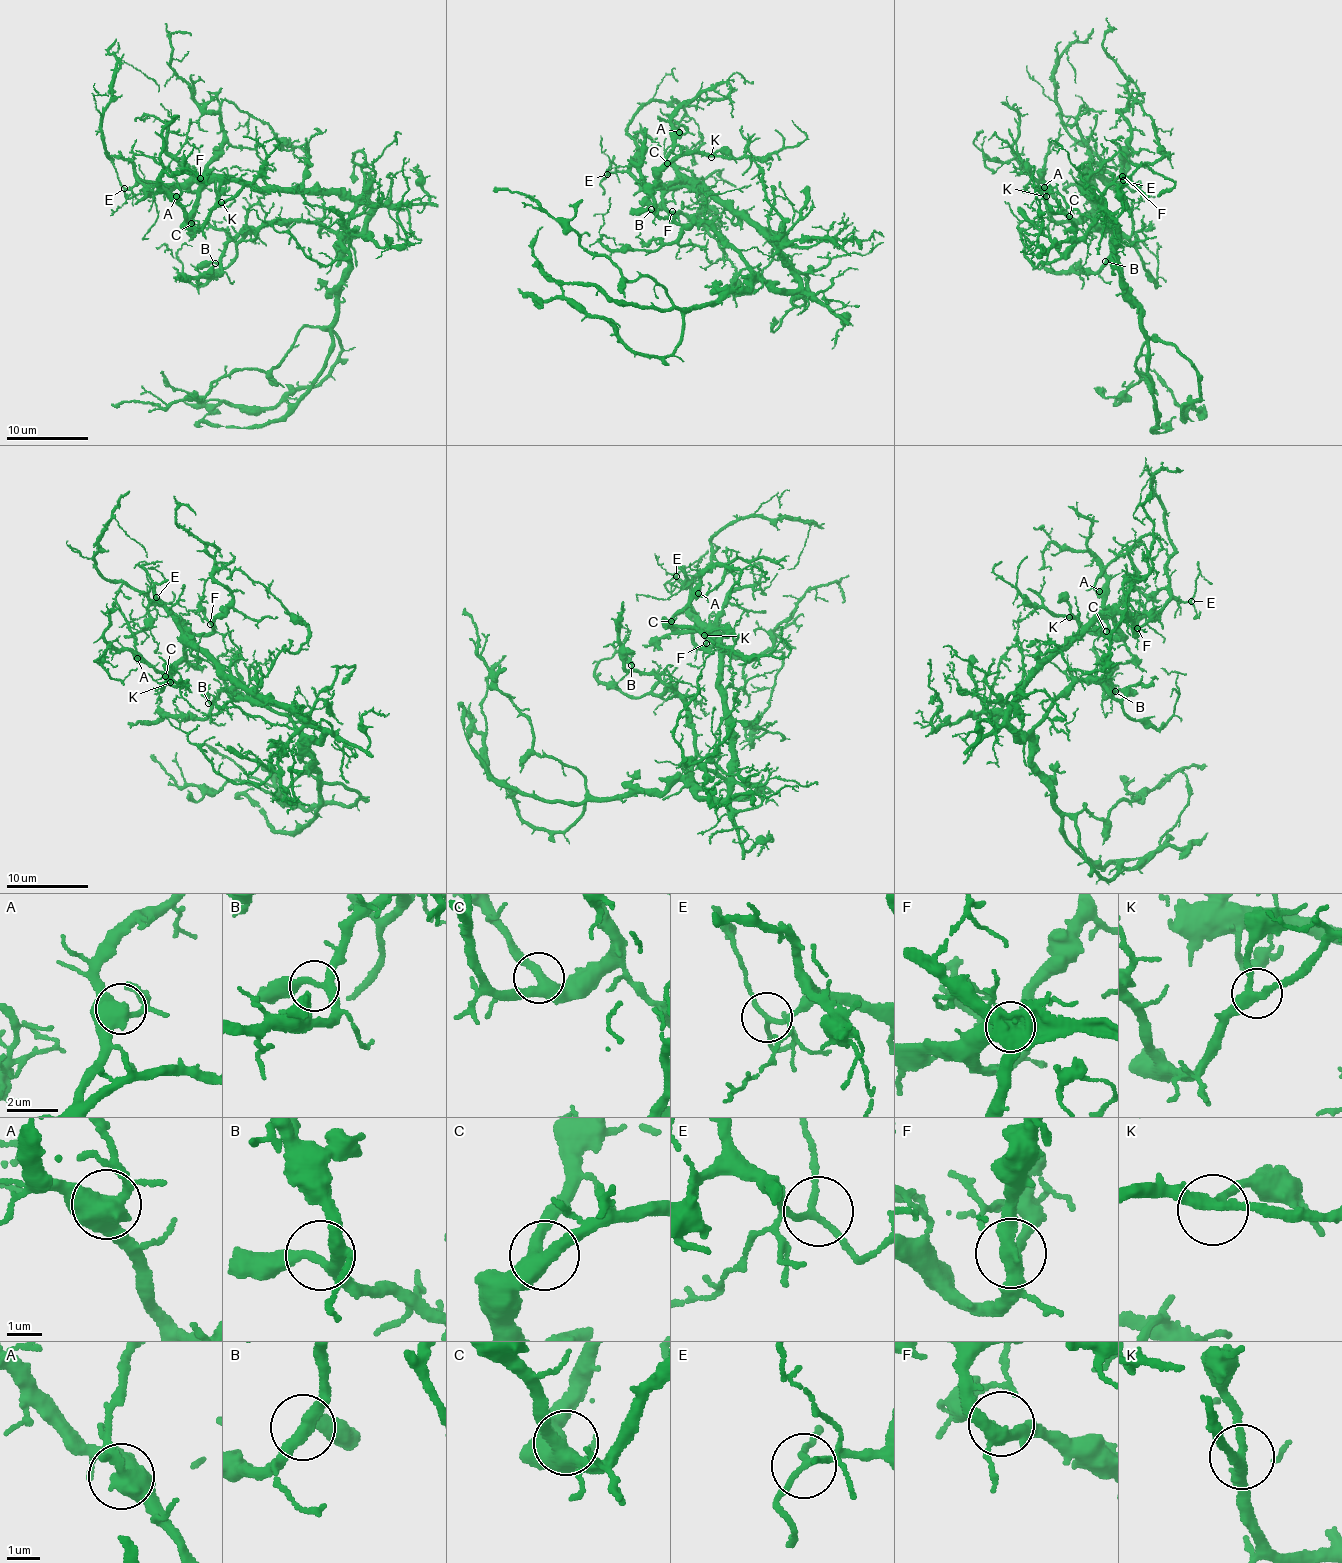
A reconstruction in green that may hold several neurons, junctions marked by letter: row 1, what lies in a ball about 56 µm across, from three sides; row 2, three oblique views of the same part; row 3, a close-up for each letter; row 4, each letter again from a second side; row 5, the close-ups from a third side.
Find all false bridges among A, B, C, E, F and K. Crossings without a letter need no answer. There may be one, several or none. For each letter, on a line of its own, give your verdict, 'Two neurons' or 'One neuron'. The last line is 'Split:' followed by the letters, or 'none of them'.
A: One neuron
B: One neuron
C: One neuron
E: One neuron
F: One neuron
K: One neuron
Split: none of them

